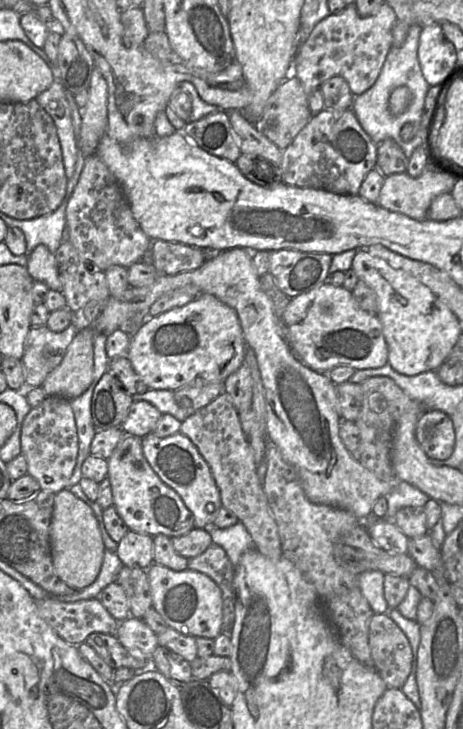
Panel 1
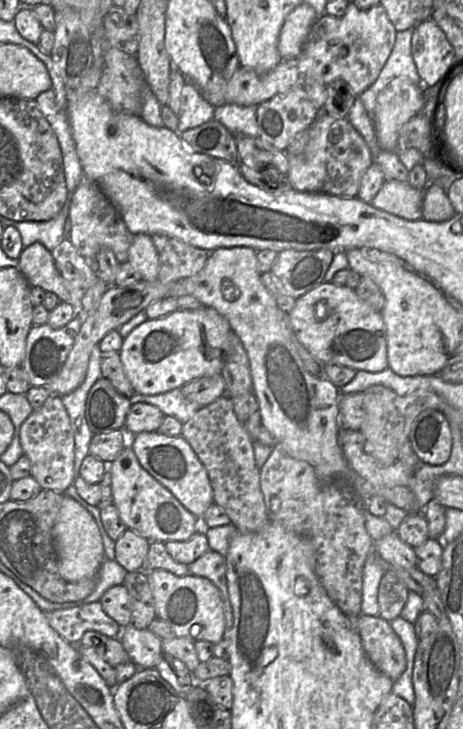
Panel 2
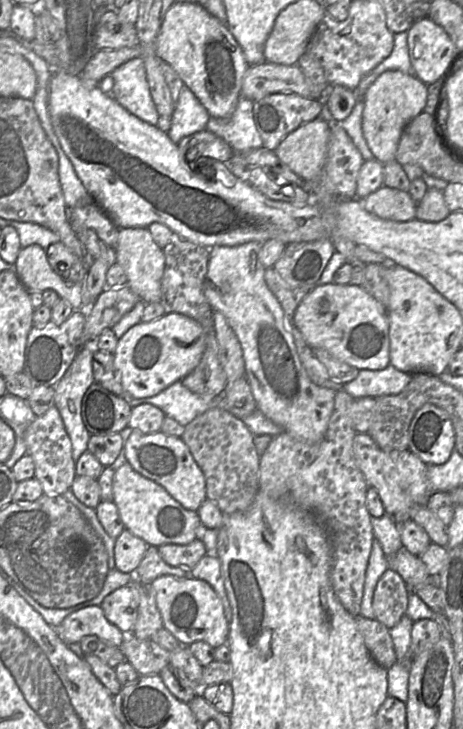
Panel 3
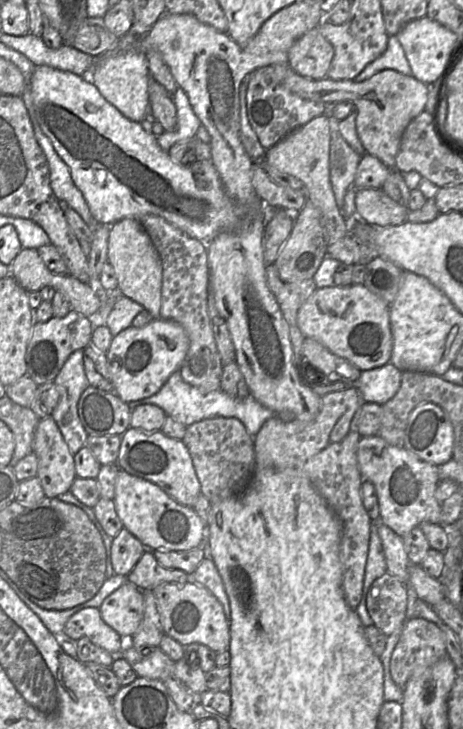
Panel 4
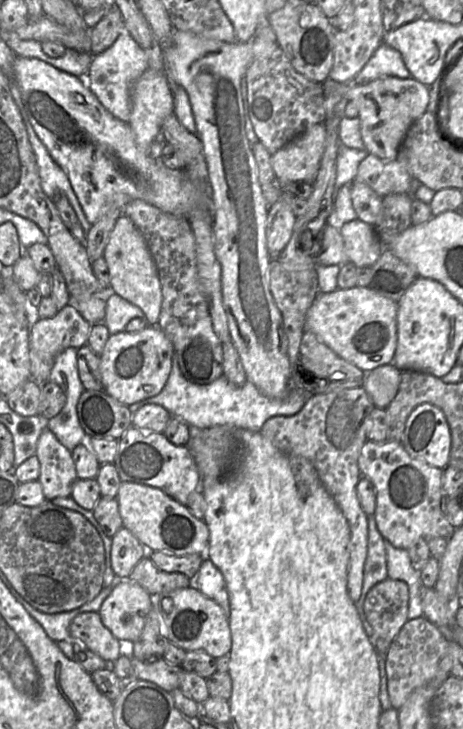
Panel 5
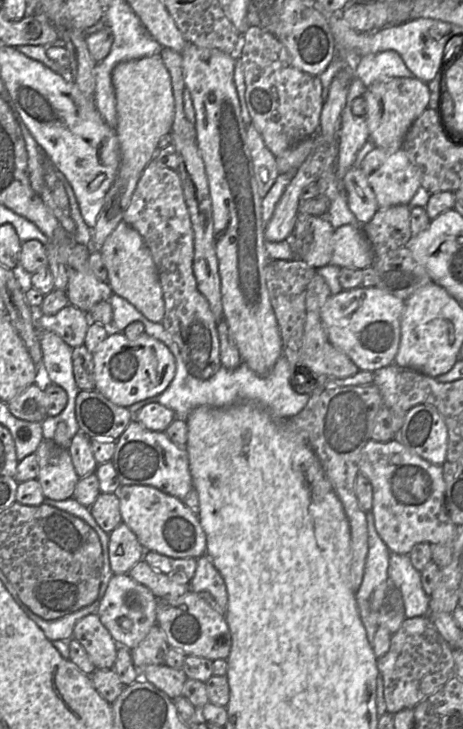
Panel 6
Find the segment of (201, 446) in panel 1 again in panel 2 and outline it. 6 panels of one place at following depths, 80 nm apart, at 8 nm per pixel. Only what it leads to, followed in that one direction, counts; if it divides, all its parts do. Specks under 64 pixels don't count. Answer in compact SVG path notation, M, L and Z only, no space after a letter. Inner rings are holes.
M222 396L198 410L183 424L181 436L189 443L207 470L214 504L226 512L237 530L248 534L264 528L270 522L270 518L260 490L260 475L254 458L253 439L238 421L231 399Z

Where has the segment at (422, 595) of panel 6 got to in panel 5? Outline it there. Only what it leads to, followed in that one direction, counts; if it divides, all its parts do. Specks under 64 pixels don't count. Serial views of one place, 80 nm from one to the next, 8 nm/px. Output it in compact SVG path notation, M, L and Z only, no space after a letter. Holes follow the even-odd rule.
M385 540L388 578L404 581L408 586L408 620L423 616L420 571L413 568L406 549L396 548Z

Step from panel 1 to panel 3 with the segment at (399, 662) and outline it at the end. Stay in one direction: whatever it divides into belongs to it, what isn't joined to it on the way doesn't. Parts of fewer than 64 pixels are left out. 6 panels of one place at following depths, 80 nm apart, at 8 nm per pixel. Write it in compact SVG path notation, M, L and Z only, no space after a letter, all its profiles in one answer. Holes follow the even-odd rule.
M362 615L355 616L355 620L373 659L385 669L391 668L397 656L389 629L378 620Z

